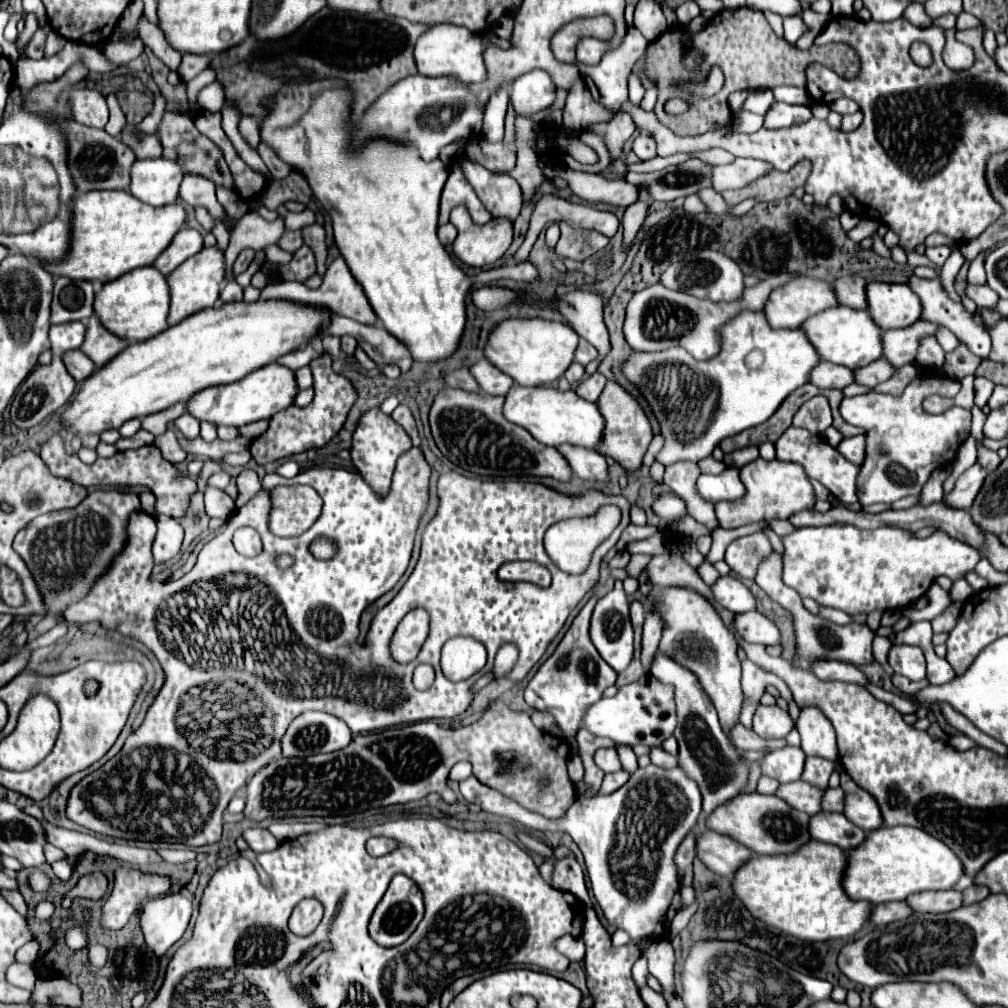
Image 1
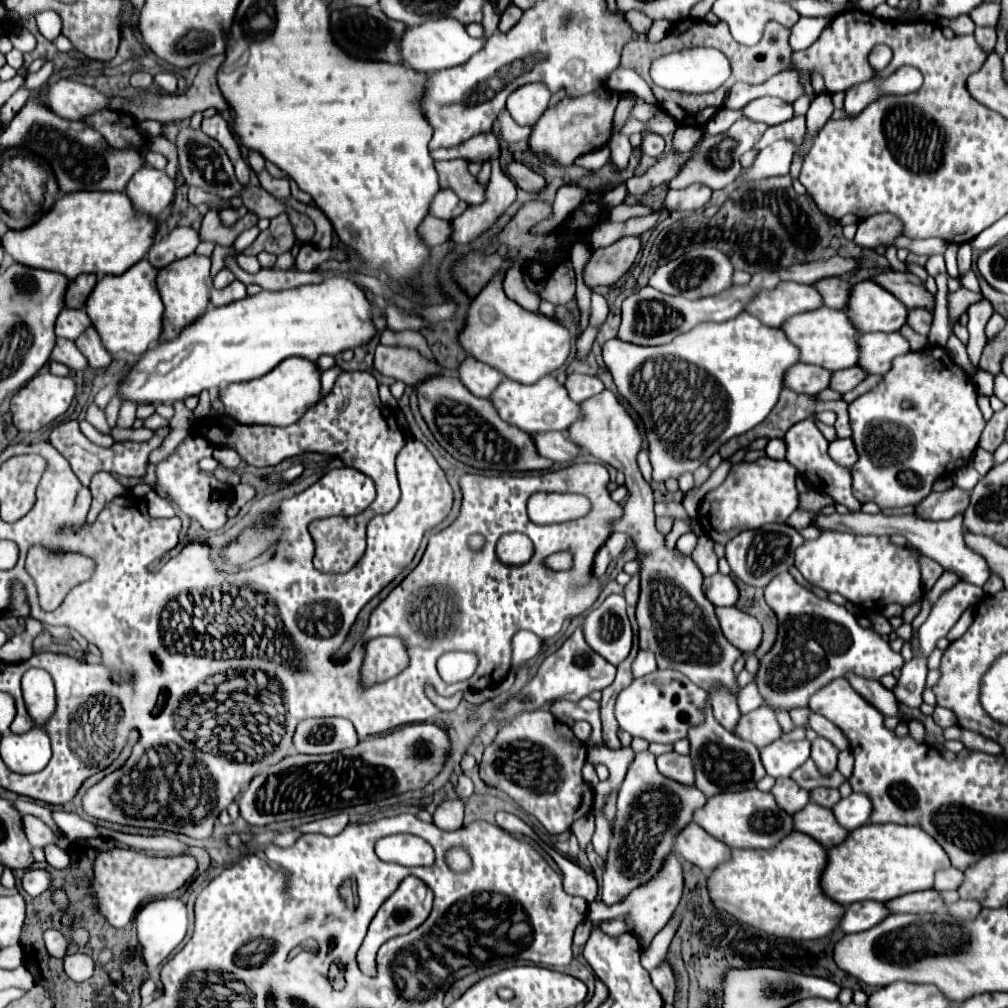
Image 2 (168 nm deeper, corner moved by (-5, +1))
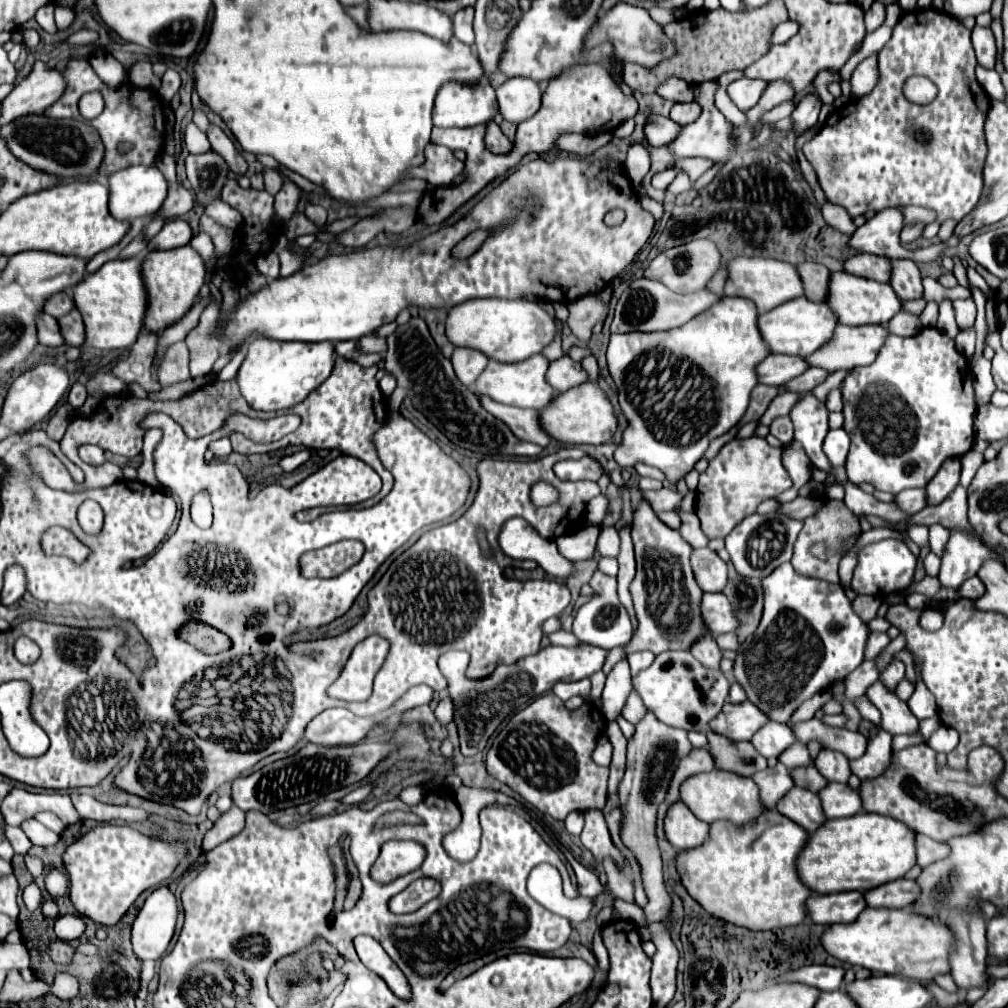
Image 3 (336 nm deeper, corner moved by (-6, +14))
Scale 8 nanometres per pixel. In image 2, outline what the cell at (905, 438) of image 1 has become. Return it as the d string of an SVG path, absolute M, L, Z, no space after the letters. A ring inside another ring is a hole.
M940 346L896 358L884 380L848 406L852 440L860 454L852 466L852 490L860 504L876 502L882 508L918 504L932 492L936 478L966 466L986 424L976 396L972 380ZM902 400L910 400L914 408L902 410Z

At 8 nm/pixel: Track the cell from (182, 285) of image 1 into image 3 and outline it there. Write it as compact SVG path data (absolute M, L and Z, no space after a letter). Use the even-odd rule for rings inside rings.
M187 245L169 251L149 251L141 267L145 291L147 291L147 313L145 327L149 331L163 331L165 327L179 321L193 305L199 289L205 285L205 265L199 253Z

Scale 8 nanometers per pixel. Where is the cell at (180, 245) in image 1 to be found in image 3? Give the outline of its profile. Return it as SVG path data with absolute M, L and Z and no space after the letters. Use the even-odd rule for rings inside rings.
M171 219L163 225L163 229L149 241L149 251L163 251L163 249L175 249L189 245L193 237L193 231L189 223L181 219Z

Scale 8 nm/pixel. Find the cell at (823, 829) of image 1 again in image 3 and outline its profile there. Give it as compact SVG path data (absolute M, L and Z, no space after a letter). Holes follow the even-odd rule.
M793 787L791 793L777 803L777 811L801 825L807 833L813 833L825 821L819 797L801 787Z

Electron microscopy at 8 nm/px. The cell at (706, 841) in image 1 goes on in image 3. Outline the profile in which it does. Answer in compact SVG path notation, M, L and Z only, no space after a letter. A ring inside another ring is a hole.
M675 801L667 809L663 829L667 841L679 851L687 851L701 845L709 833L709 825L699 821L683 801Z

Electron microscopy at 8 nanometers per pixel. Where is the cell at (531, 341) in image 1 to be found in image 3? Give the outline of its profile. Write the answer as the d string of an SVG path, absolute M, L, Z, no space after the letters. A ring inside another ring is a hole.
M469 299L453 307L445 321L445 335L455 347L471 347L501 363L523 361L553 339L555 323L535 301L509 299Z

